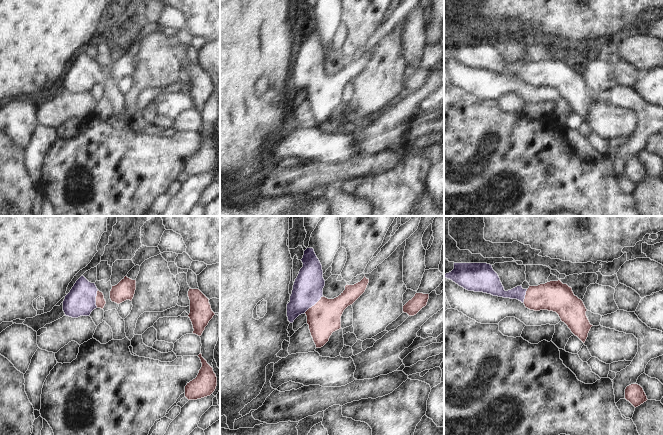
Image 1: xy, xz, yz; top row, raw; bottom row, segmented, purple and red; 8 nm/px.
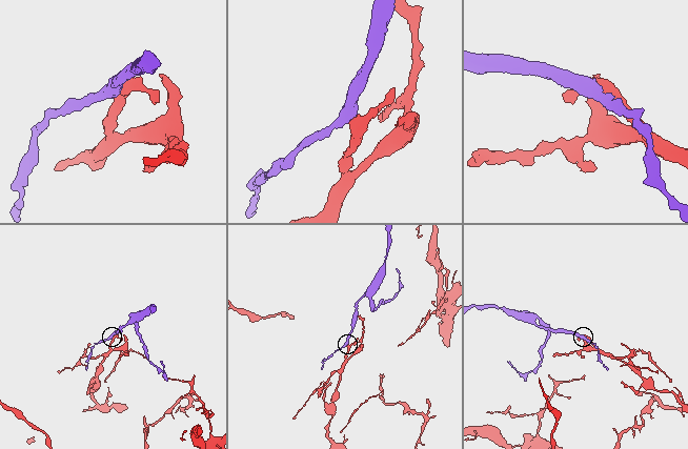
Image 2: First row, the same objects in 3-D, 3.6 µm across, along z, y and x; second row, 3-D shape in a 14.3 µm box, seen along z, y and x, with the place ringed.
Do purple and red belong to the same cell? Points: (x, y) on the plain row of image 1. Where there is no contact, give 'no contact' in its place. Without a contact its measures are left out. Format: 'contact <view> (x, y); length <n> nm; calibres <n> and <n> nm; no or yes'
contact xz (313, 81); length 200 nm; calibres 240 and 260 nm; yes

